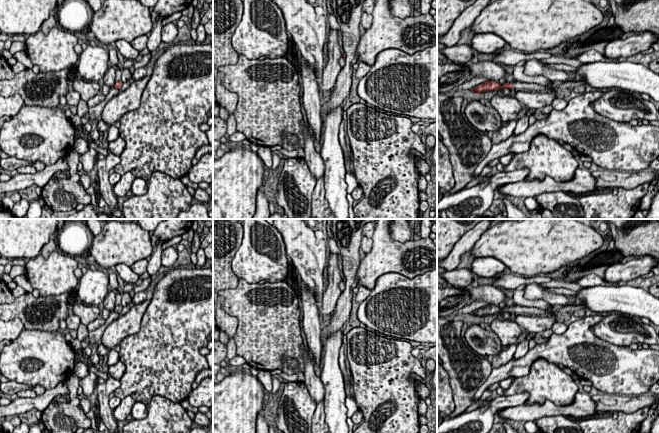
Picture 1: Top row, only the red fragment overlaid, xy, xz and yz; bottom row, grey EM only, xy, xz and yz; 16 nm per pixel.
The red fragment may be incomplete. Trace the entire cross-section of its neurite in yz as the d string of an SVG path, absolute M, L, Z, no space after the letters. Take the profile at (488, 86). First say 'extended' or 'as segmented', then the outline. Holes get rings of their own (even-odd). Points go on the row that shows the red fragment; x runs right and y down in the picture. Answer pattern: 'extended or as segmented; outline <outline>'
extended; outline M487 81L484 84L479 84L474 89L470 89L472 92L475 93L482 93L484 91L489 92L492 90L500 90L500 89L515 89L517 92L527 92L527 93L538 93L538 94L546 94L546 93L554 93L554 90L550 86L542 86L538 84L529 84L529 83L523 83L523 82L515 82L515 83L504 83L502 86L499 82L496 81Z

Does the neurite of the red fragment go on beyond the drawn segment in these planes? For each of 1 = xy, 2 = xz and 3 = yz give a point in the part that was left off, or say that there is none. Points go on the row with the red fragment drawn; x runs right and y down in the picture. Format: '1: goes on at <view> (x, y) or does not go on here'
1: does not go on here
2: does not go on here
3: goes on at yz (519, 86)

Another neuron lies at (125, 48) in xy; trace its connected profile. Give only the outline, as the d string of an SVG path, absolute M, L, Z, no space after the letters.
M121 39L121 40L117 40L115 42L115 45L117 46L119 52L122 54L122 56L125 58L125 59L131 59L131 60L134 60L136 59L139 54L140 54L140 51L134 49L131 45L131 43L127 42L126 40L124 39Z

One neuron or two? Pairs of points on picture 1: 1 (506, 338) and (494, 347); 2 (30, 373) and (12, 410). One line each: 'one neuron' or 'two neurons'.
1: two neurons
2: two neurons

